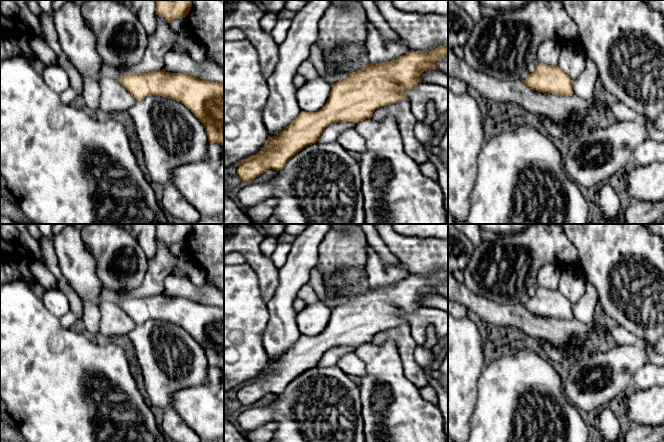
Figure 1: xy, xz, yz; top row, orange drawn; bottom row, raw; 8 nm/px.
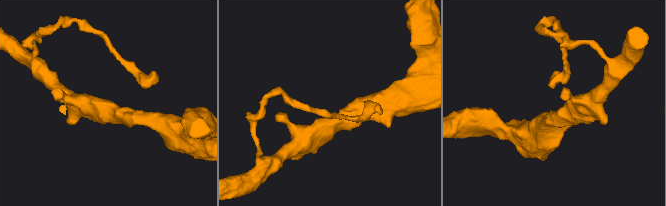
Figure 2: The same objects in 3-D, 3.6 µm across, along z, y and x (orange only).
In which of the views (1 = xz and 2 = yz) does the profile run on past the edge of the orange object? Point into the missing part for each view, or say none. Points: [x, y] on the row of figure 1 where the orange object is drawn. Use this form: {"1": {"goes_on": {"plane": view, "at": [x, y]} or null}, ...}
{"1": {"goes_on": null}, "2": {"goes_on": null}}

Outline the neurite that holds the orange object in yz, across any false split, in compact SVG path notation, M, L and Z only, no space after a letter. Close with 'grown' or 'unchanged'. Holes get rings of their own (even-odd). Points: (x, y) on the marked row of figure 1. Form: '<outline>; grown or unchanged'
M536 62L535 71L523 81L526 86L538 92L558 96L572 96L574 94L573 81L558 65Z; unchanged

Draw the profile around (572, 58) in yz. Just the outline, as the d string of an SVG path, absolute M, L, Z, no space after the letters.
M571 42L561 44L558 66L570 77L572 81L582 73L586 56L583 49Z

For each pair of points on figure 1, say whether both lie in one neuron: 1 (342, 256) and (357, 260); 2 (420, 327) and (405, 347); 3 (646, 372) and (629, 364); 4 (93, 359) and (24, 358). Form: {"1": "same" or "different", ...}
{"1": "same", "2": "different", "3": "different", "4": "same"}

